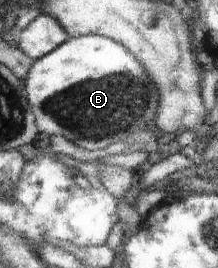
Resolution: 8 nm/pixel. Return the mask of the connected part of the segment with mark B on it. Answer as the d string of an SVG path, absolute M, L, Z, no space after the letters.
M102 35L68 38L52 52L33 61L24 81L37 129L49 135L61 134L88 150L102 150L114 142L124 142L132 133L152 125L157 113L159 94L136 57L125 46Z

